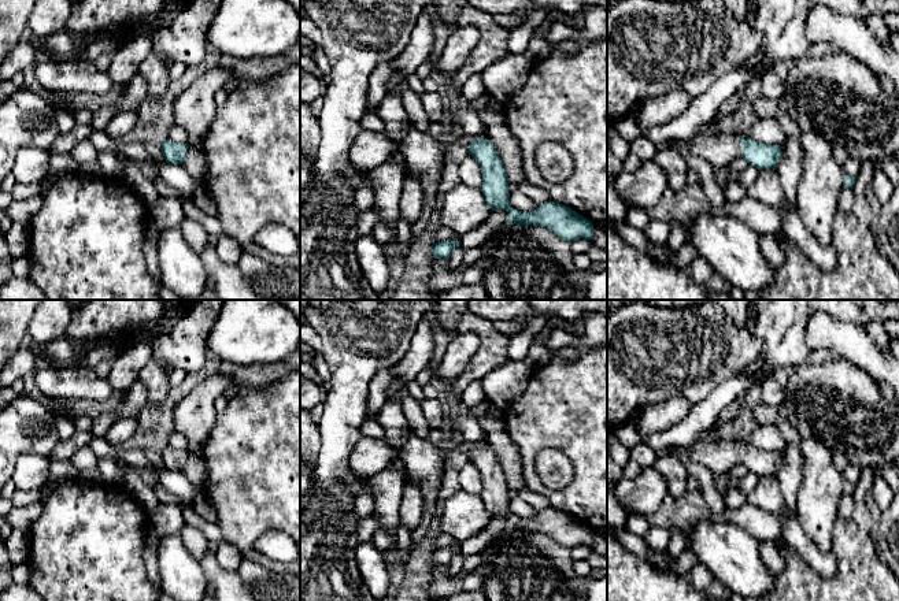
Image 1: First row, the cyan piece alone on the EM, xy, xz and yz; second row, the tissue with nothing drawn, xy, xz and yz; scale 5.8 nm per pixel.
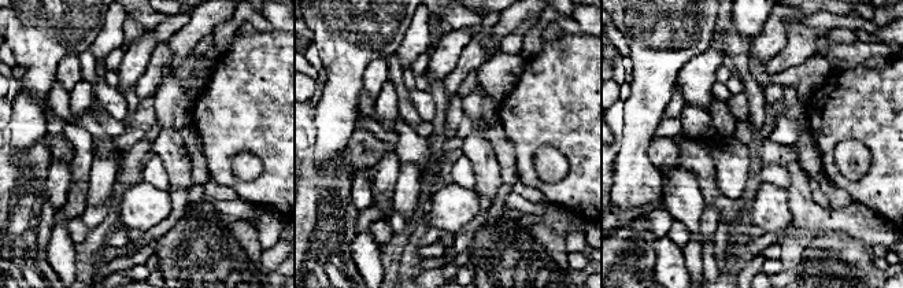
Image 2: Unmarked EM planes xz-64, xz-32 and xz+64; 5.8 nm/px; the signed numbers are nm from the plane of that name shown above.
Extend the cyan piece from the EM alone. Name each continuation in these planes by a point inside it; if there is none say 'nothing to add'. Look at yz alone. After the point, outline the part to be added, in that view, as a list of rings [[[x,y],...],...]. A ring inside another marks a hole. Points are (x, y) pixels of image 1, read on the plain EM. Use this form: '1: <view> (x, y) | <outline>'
1: yz (718, 457) | [[[696,442],[682,449],[691,461],[706,465],[715,478],[741,464],[743,460],[743,450],[737,442]]]

